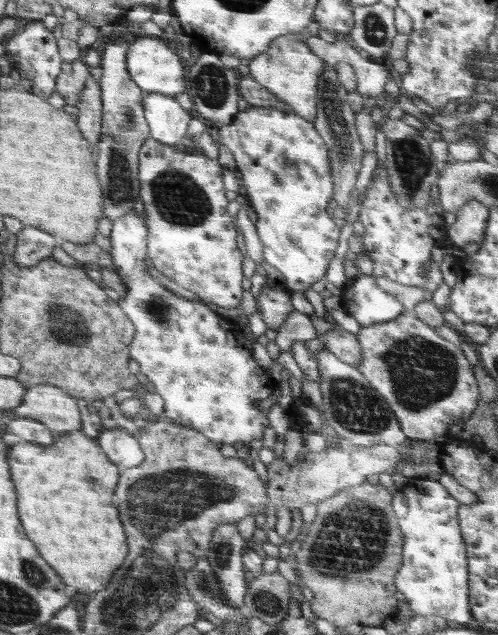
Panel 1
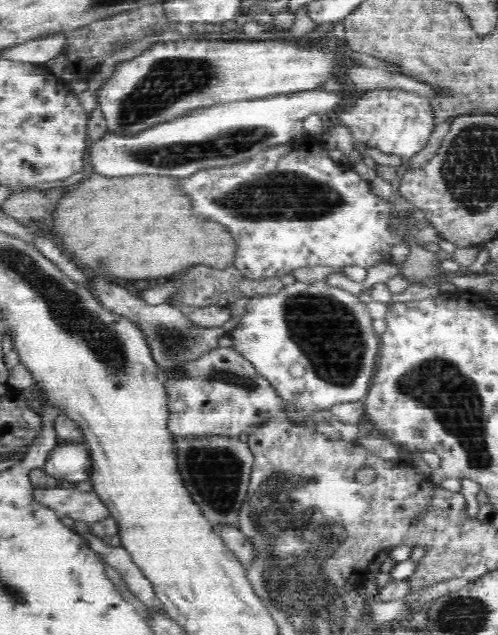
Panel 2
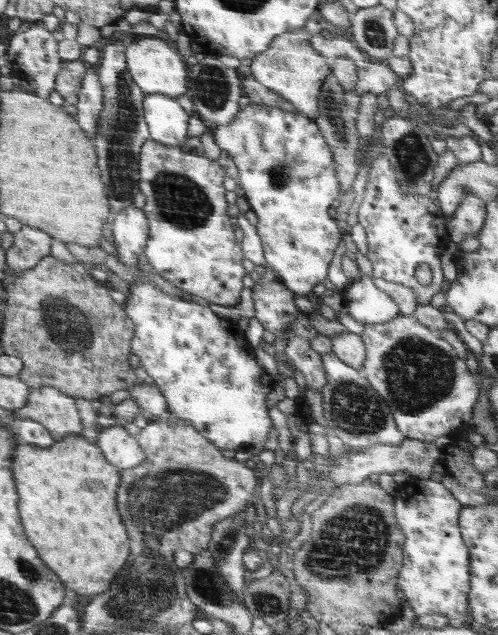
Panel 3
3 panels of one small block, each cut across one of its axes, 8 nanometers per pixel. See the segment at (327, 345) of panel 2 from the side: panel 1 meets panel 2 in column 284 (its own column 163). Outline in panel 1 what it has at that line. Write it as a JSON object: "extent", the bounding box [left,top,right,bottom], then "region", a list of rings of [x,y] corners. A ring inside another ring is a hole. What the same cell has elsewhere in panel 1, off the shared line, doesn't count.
{"extent":[111,210,272,444],"region":[[[131,210],[126,216],[122,218],[117,218],[114,220],[111,230],[111,255],[114,260],[114,265],[116,265],[116,269],[118,269],[118,277],[124,283],[124,286],[127,289],[126,296],[122,298],[120,302],[120,308],[123,308],[123,311],[127,313],[127,317],[131,319],[131,322],[135,326],[135,339],[131,343],[131,357],[132,360],[136,360],[140,366],[140,372],[144,374],[144,376],[148,377],[150,384],[154,384],[156,387],[156,391],[162,397],[162,401],[164,401],[164,413],[166,414],[166,418],[168,420],[172,420],[172,422],[180,423],[180,425],[194,427],[197,431],[201,431],[204,435],[207,435],[212,442],[216,442],[219,444],[234,444],[234,442],[250,442],[250,440],[262,440],[262,432],[268,428],[268,420],[266,420],[266,416],[260,412],[260,410],[254,410],[254,402],[256,400],[264,400],[264,398],[268,398],[270,396],[270,390],[272,390],[272,380],[270,380],[270,376],[252,360],[252,354],[250,354],[250,350],[252,350],[252,345],[246,338],[244,338],[244,334],[242,334],[242,330],[240,326],[238,326],[238,322],[227,317],[223,317],[218,313],[214,312],[214,310],[210,310],[208,304],[206,303],[198,303],[192,300],[186,300],[186,298],[182,298],[180,296],[176,296],[170,290],[166,290],[162,284],[158,284],[157,280],[154,280],[152,276],[148,272],[146,272],[146,264],[144,264],[144,260],[146,260],[146,219],[136,215],[135,210]]]}

